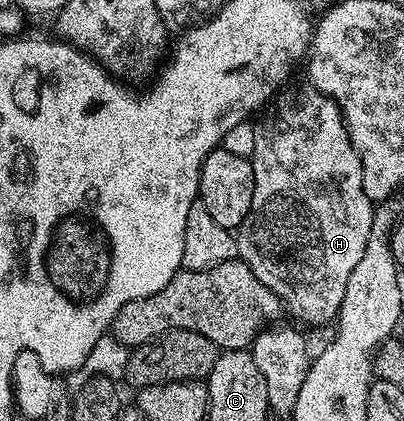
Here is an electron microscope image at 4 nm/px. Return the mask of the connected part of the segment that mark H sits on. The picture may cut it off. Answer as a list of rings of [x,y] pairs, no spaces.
[[[304,83],[298,89],[285,87],[276,94],[272,102],[271,110],[273,114],[266,119],[257,129],[255,139],[255,151],[252,155],[253,174],[255,175],[255,195],[251,199],[251,211],[243,219],[240,229],[236,230],[237,257],[247,262],[251,271],[255,271],[255,279],[263,283],[279,298],[286,310],[289,309],[301,321],[306,321],[309,325],[325,325],[336,318],[340,311],[340,304],[343,303],[343,295],[347,289],[347,281],[351,276],[351,271],[359,264],[364,251],[367,248],[367,239],[371,235],[371,223],[373,222],[374,202],[369,200],[363,187],[363,167],[359,155],[353,150],[353,144],[349,138],[349,129],[345,125],[345,117],[341,114],[341,108],[333,98],[314,89],[312,84]]]

